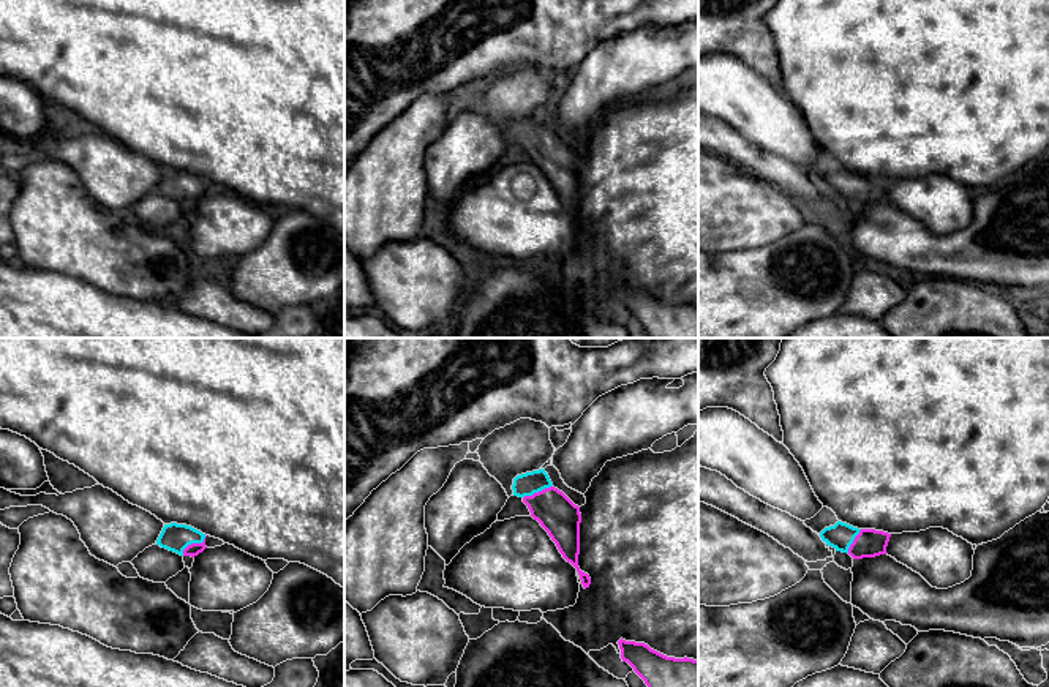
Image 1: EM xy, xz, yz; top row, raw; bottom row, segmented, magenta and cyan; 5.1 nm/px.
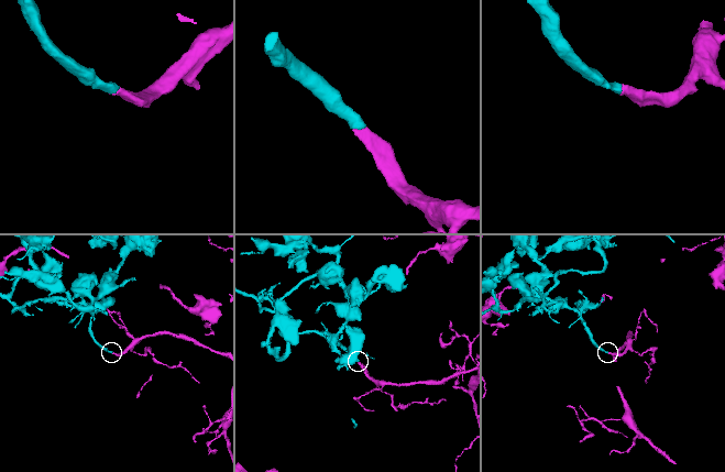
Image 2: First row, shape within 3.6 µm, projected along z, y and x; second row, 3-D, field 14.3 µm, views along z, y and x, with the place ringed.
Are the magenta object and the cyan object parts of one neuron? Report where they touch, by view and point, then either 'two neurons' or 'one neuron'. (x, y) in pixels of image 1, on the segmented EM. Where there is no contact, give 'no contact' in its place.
xy (193, 544) | one neuron

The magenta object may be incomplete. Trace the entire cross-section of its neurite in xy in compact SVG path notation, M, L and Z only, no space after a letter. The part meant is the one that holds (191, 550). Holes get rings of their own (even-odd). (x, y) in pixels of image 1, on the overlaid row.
M164 524L156 545L180 556L197 556L205 546L205 534L186 524Z

